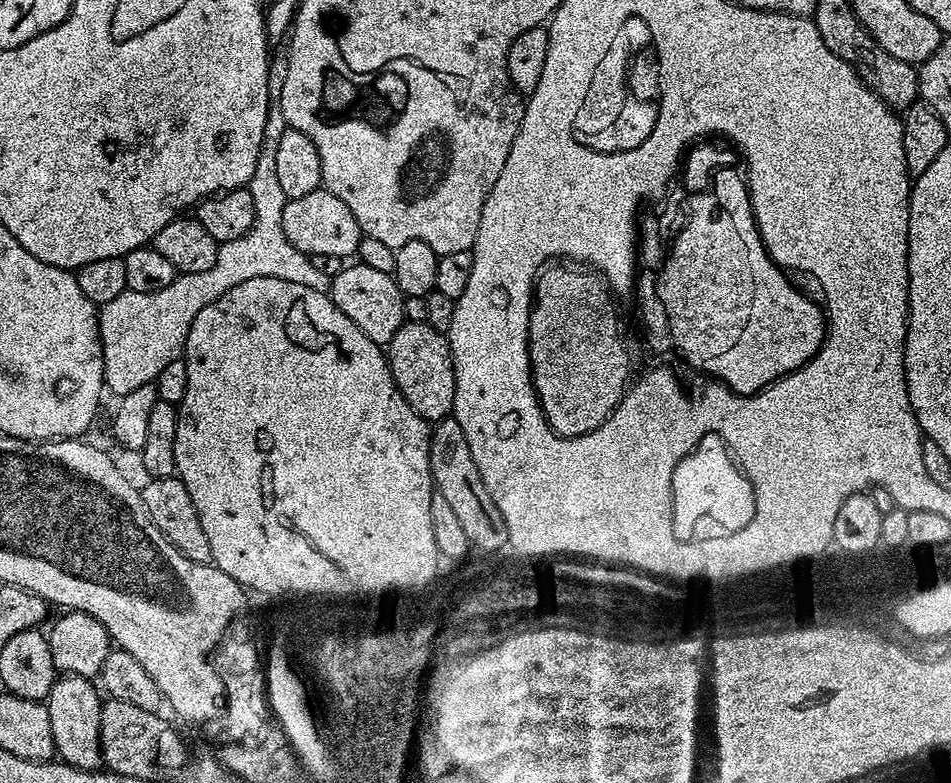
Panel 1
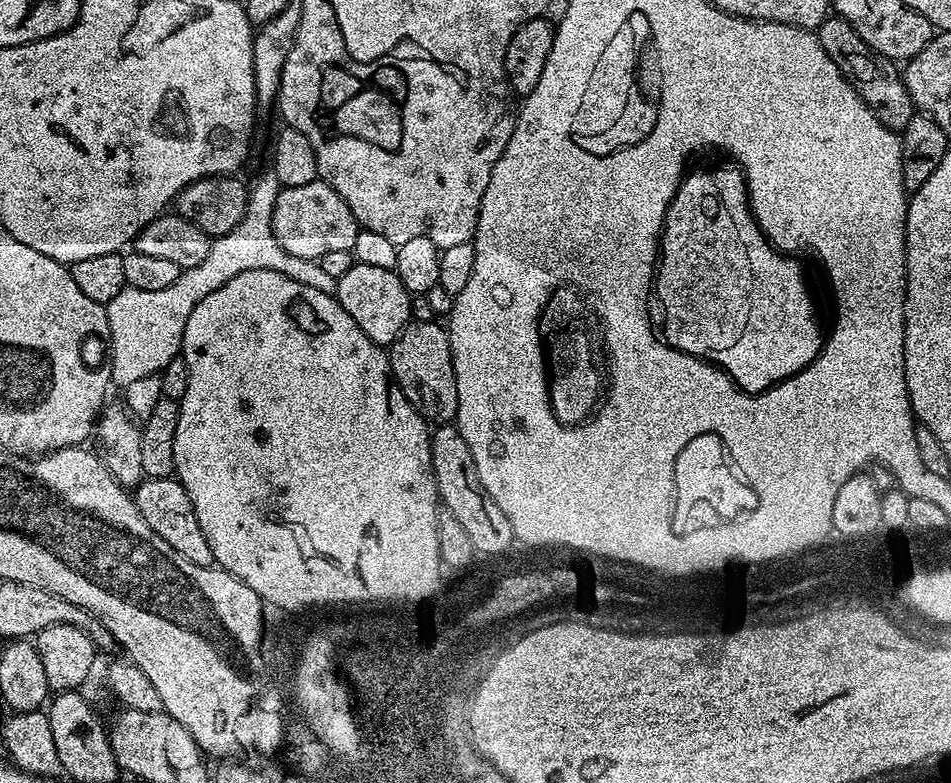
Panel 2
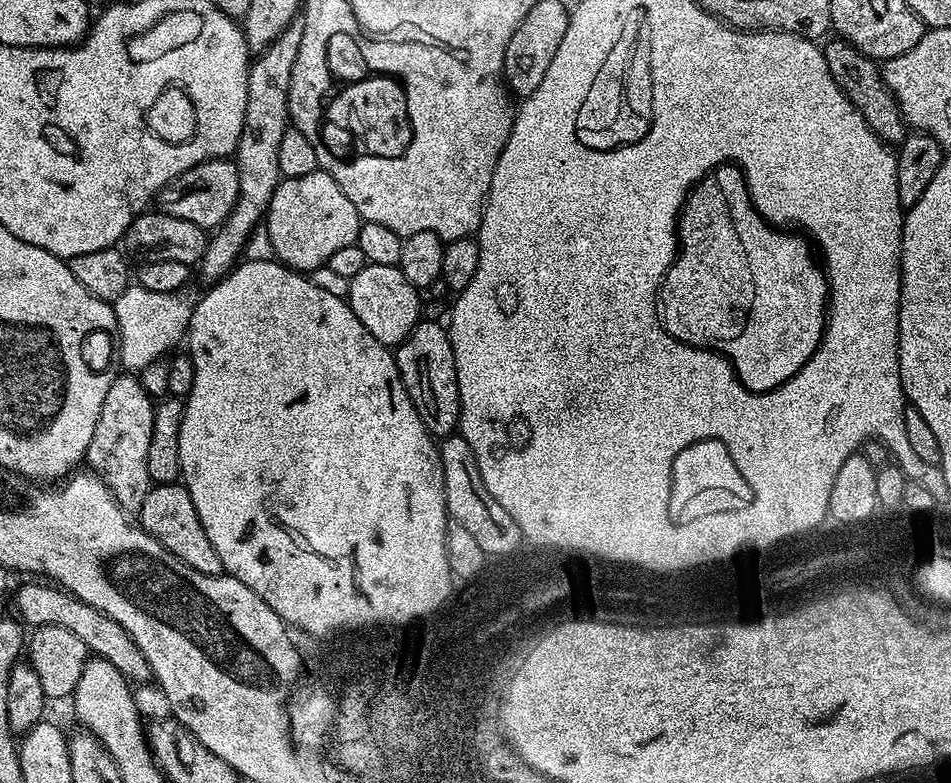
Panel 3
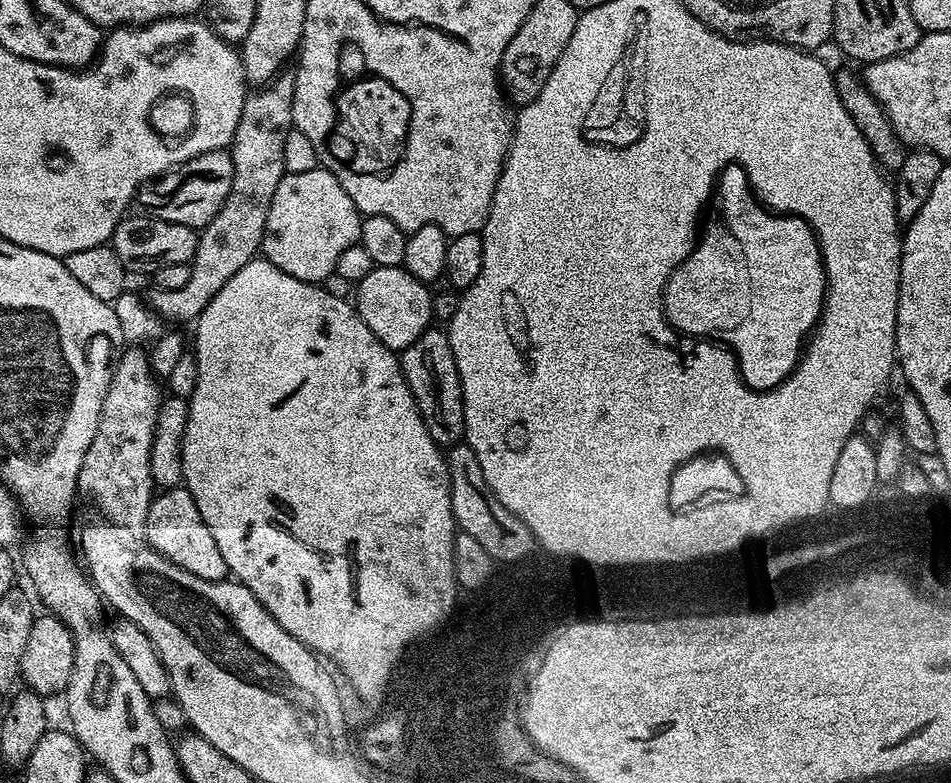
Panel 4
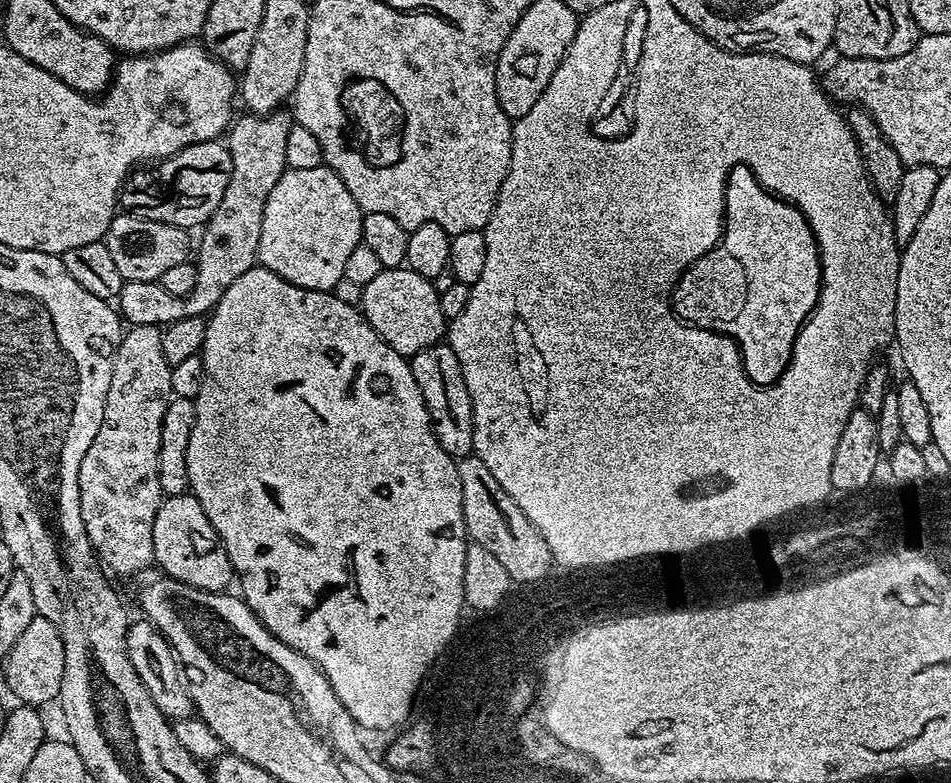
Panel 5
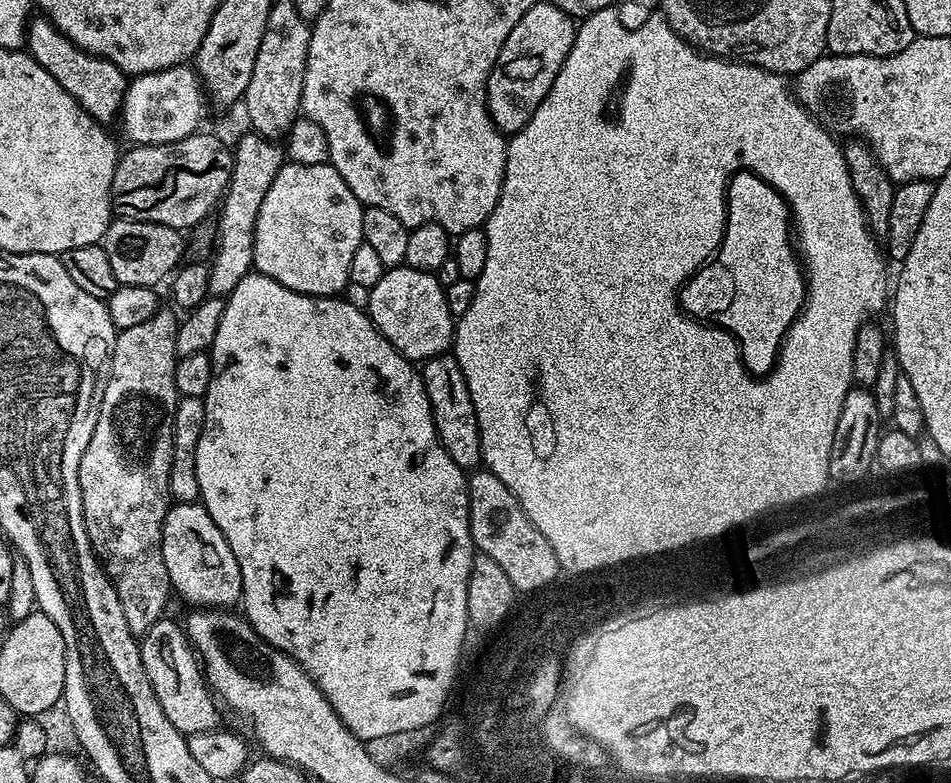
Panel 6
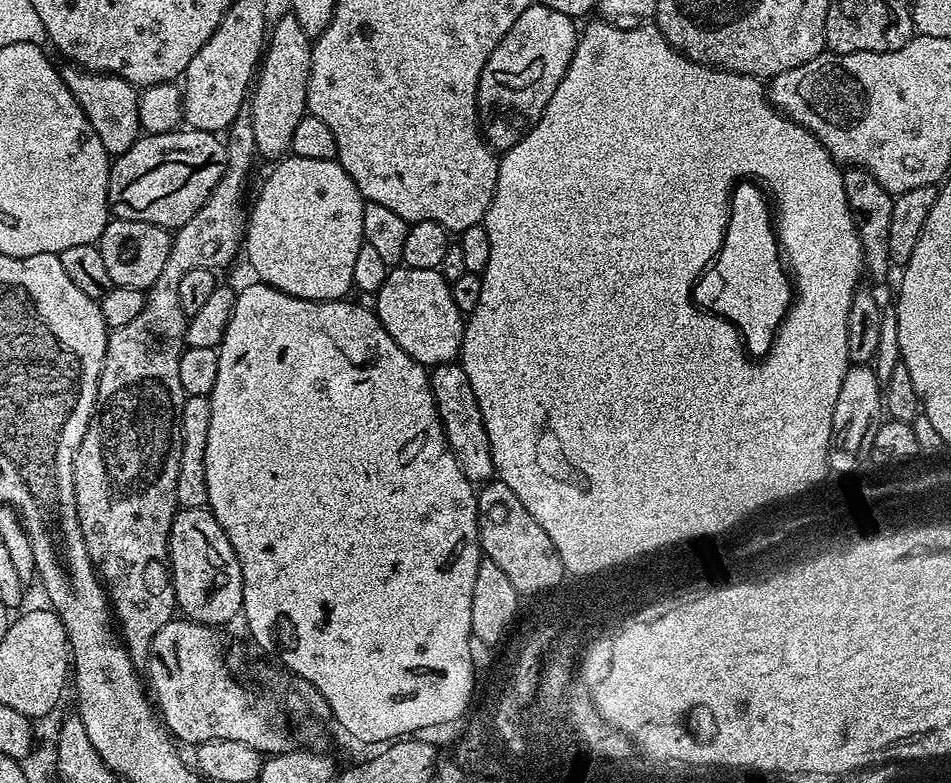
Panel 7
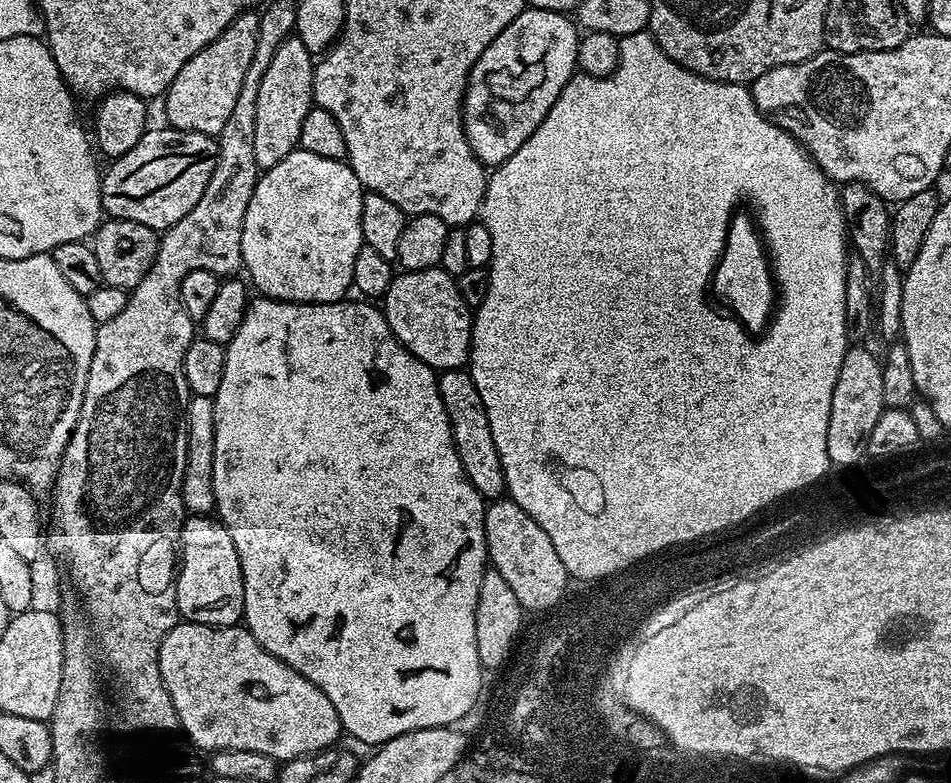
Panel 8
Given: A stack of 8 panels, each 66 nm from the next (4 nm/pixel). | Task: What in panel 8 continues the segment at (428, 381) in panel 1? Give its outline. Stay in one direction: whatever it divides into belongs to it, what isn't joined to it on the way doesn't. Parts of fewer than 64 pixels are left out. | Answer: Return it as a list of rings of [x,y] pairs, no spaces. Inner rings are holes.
[[[458,368],[441,371],[438,379],[442,402],[446,406],[446,414],[452,423],[452,437],[470,482],[485,498],[503,497],[506,489],[502,462],[498,458],[498,450],[494,446],[494,438],[490,434],[490,422],[486,418],[486,410],[482,406],[482,397],[478,395],[478,386],[474,386],[472,376],[468,371]]]

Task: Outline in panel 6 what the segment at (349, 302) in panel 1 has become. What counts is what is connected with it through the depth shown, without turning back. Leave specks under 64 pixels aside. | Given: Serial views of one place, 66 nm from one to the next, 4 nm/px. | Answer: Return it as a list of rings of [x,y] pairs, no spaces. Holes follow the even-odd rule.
[[[407,266],[384,271],[374,287],[370,288],[370,306],[367,308],[372,325],[403,352],[406,359],[423,362],[445,355],[452,347],[454,318],[446,306],[446,294],[439,275]]]

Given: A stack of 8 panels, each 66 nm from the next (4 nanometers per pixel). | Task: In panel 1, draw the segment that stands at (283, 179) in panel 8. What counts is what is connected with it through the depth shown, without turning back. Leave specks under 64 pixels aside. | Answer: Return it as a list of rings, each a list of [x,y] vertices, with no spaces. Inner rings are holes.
[[[323,186],[315,188],[303,198],[294,198],[286,202],[286,210],[282,210],[282,230],[286,238],[290,238],[290,242],[307,256],[330,254],[343,258],[355,257],[362,235],[358,222],[354,214],[350,214],[346,202],[330,194]]]

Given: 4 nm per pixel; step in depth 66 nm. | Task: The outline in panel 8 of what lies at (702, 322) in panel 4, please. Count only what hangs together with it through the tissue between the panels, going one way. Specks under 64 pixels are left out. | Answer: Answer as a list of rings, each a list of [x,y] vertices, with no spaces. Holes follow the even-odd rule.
[[[749,217],[739,220],[728,227],[728,241],[722,245],[720,263],[712,273],[710,288],[728,303],[727,311],[749,333],[760,334],[774,312],[774,277],[770,257],[755,223]]]

